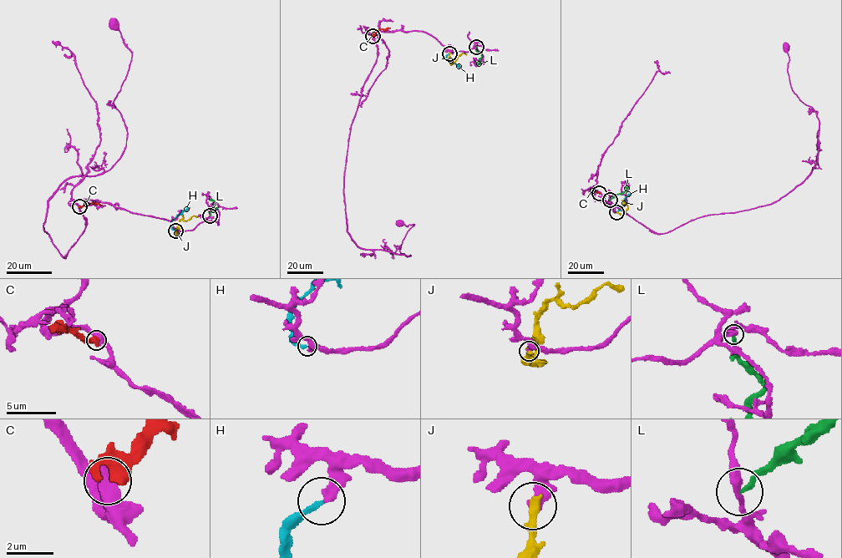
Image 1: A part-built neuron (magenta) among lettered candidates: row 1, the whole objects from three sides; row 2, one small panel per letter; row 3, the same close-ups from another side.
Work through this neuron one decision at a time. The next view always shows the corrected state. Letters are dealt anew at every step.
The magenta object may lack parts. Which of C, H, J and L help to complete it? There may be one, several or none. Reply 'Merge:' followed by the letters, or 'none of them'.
Merge: H

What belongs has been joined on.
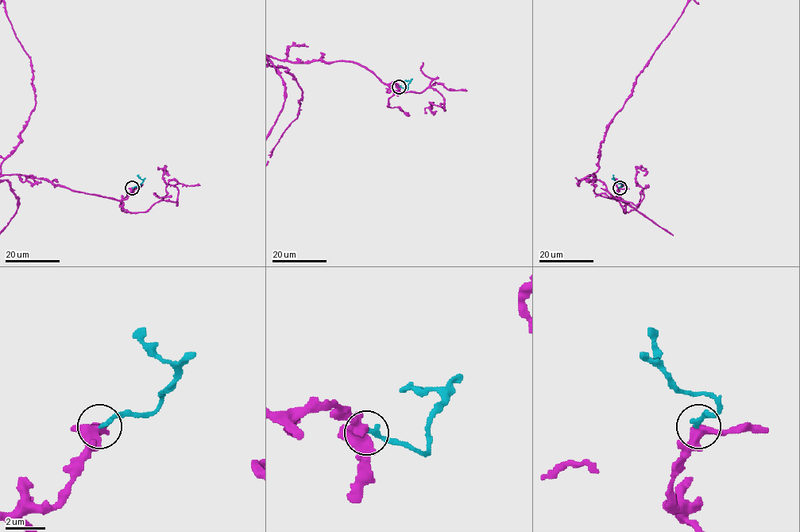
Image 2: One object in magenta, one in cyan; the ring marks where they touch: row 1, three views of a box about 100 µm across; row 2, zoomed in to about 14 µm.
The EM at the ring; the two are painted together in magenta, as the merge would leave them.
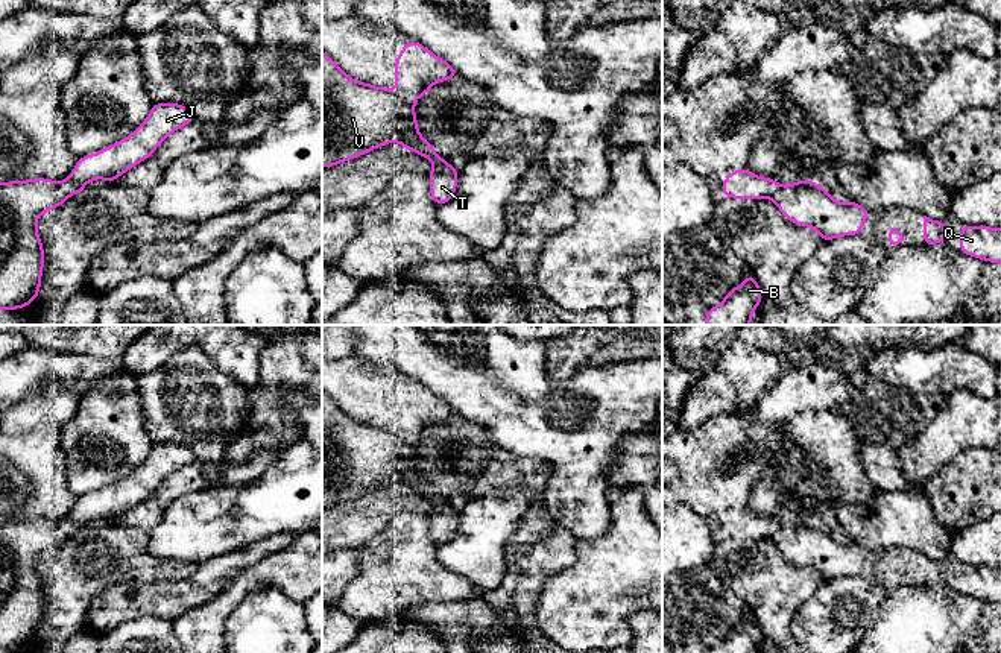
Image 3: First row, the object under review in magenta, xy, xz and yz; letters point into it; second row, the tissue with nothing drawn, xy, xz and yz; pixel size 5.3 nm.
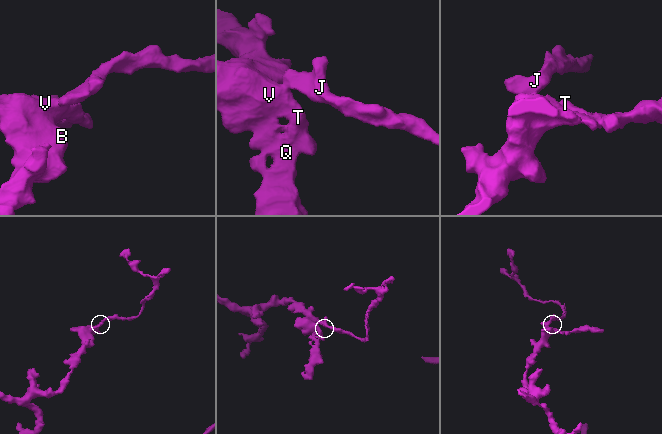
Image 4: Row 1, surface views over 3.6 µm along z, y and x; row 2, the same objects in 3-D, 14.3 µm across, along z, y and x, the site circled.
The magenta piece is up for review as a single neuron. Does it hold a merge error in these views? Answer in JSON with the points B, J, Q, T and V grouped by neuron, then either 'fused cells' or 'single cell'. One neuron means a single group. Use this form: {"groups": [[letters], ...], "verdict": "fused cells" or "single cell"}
{"groups": [["B", "J", "Q", "T", "V"]], "verdict": "single cell"}

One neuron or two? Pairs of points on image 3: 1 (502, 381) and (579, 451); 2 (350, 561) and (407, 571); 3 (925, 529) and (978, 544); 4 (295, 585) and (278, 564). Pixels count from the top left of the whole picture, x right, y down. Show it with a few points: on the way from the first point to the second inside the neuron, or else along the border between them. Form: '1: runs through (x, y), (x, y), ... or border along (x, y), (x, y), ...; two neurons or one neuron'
1: runs through (521, 401), (550, 430), (559, 432); one neuron
2: border along (357, 550), (359, 573), (345, 586), (342, 594); two neurons
3: border along (951, 535), (948, 555); two neurons
4: runs through (295, 580), (283, 568); one neuron

